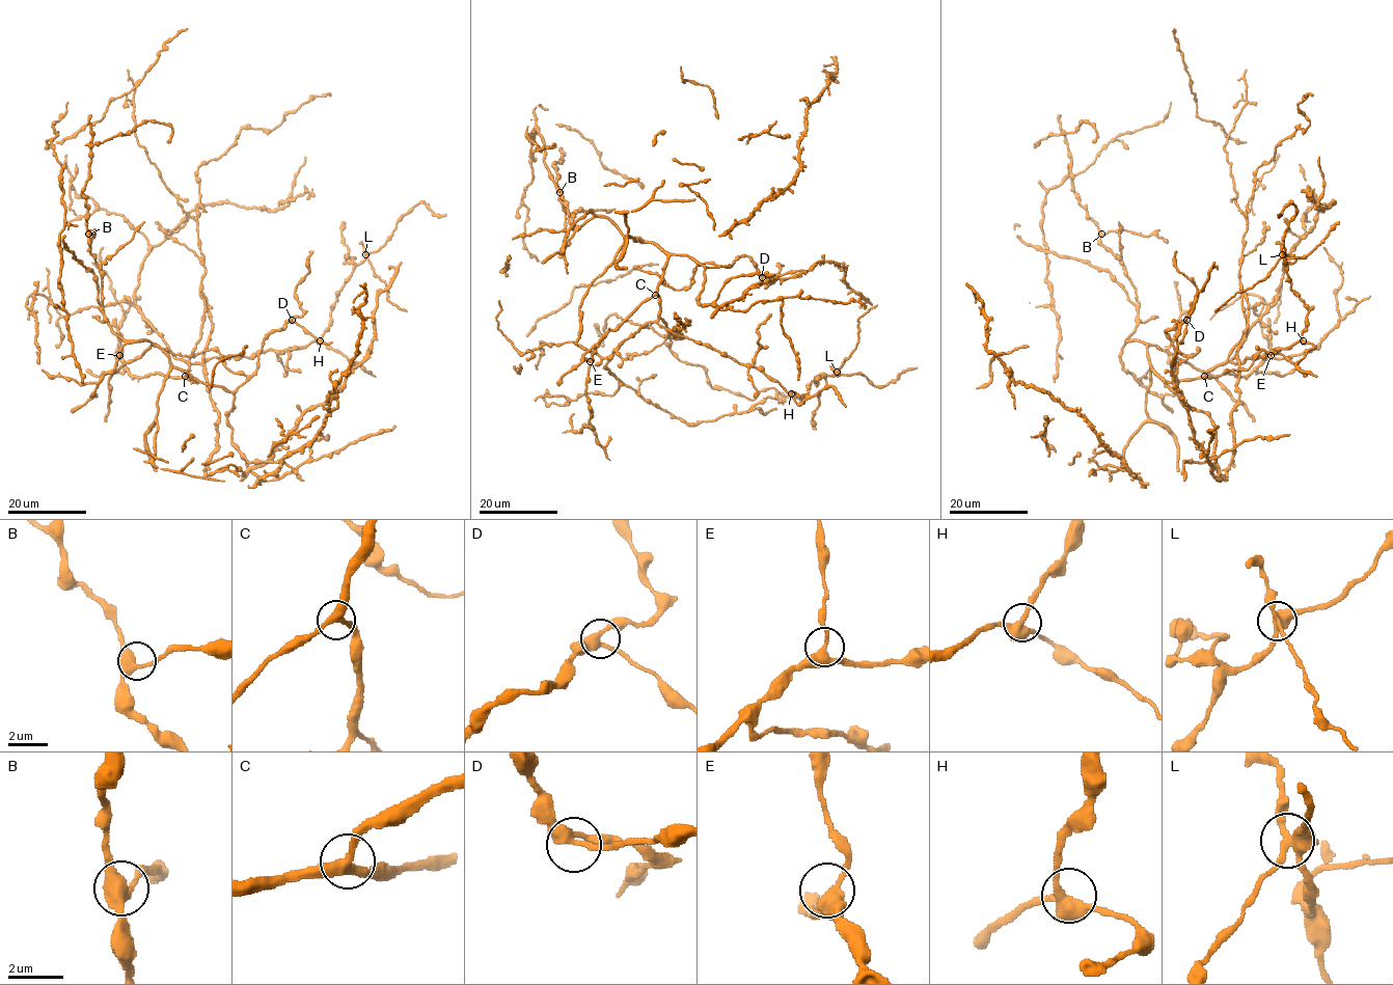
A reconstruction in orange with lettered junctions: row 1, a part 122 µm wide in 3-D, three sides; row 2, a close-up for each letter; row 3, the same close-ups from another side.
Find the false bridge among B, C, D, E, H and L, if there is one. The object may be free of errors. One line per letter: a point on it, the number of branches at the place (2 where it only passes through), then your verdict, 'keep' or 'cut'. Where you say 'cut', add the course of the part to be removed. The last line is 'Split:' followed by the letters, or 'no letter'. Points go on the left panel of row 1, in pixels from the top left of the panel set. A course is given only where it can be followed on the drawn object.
B: at (88, 234); 3 branches meet; keep
C: at (185, 376); 3 branches meet; keep
D: at (292, 320); 3 branches meet; keep
E: at (119, 355); 3 branches meet; keep
H: at (320, 340); 3 branches meet; keep
L: at (365, 254); 4 branches meet; cut; foreign part runs (365, 254), (375, 274), (388, 288), (387, 299), (406, 311)
Split: L

